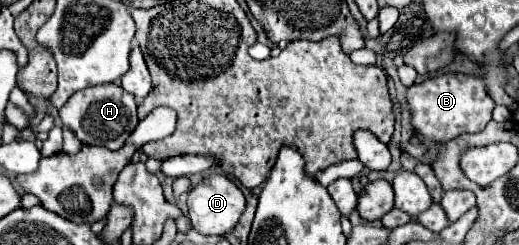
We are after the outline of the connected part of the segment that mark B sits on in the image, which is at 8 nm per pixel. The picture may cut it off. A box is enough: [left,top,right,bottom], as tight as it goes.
[405,73,493,145]

